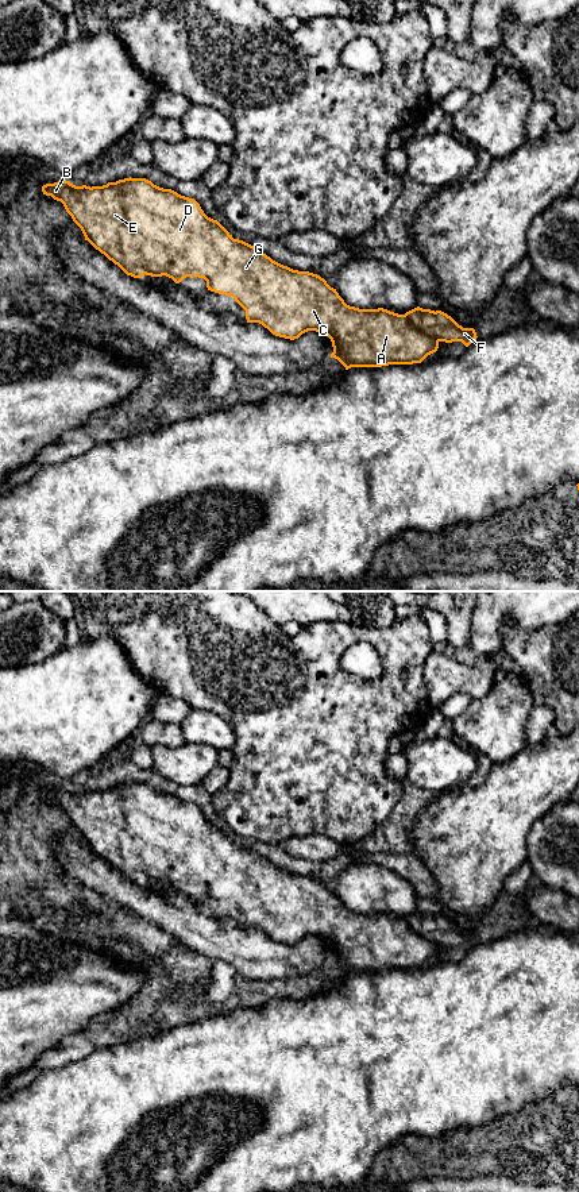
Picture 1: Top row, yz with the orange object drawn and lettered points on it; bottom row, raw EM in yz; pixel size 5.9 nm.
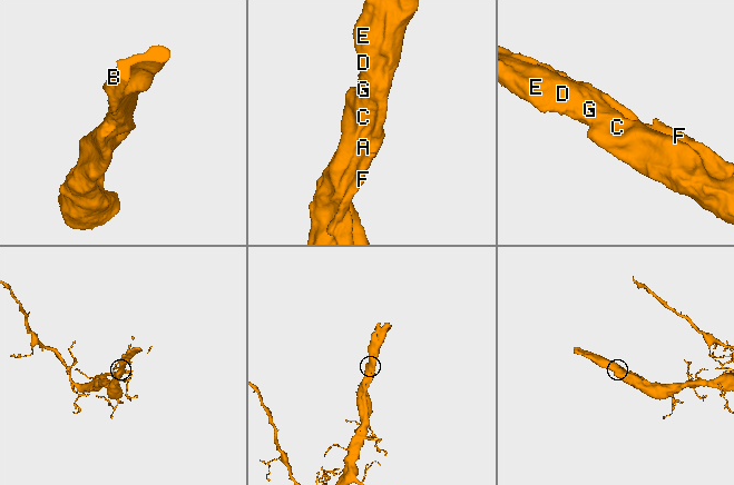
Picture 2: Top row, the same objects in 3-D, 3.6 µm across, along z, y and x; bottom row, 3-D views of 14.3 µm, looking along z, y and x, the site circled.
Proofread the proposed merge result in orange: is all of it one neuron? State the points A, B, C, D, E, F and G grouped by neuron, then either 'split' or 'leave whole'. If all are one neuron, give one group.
A B C D E G / F; split

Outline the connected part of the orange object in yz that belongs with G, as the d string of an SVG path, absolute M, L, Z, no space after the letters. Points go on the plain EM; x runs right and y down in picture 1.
M130 782L130 783L119 784L116 787L108 787L107 790L103 791L92 791L92 792L86 790L76 791L69 786L63 784L54 788L43 790L42 796L46 801L51 801L57 806L61 806L66 817L72 821L73 826L81 833L85 845L88 845L96 855L104 859L115 869L117 869L127 880L131 880L134 883L142 883L144 879L151 882L166 880L171 883L175 888L180 888L186 882L204 883L206 886L208 895L219 899L231 900L235 903L235 906L246 915L247 927L259 927L275 941L294 945L308 936L325 938L331 944L333 952L333 957L331 958L331 963L337 964L346 972L346 975L351 972L382 972L389 969L421 968L428 960L436 957L439 953L439 945L416 933L405 919L398 919L383 913L359 914L347 910L344 904L339 900L336 894L331 892L327 888L327 886L320 880L309 876L293 875L287 871L283 871L273 865L270 861L267 861L254 850L243 845L233 844L232 840L217 825L213 825L204 818L200 809L194 803L181 801L171 794L159 792L146 783Z

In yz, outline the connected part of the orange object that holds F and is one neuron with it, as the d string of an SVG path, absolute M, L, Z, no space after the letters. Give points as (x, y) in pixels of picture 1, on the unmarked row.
M417 911L406 917L405 921L416 933L439 946L462 946L468 952L478 942L474 933L463 933L441 915L435 917Z

